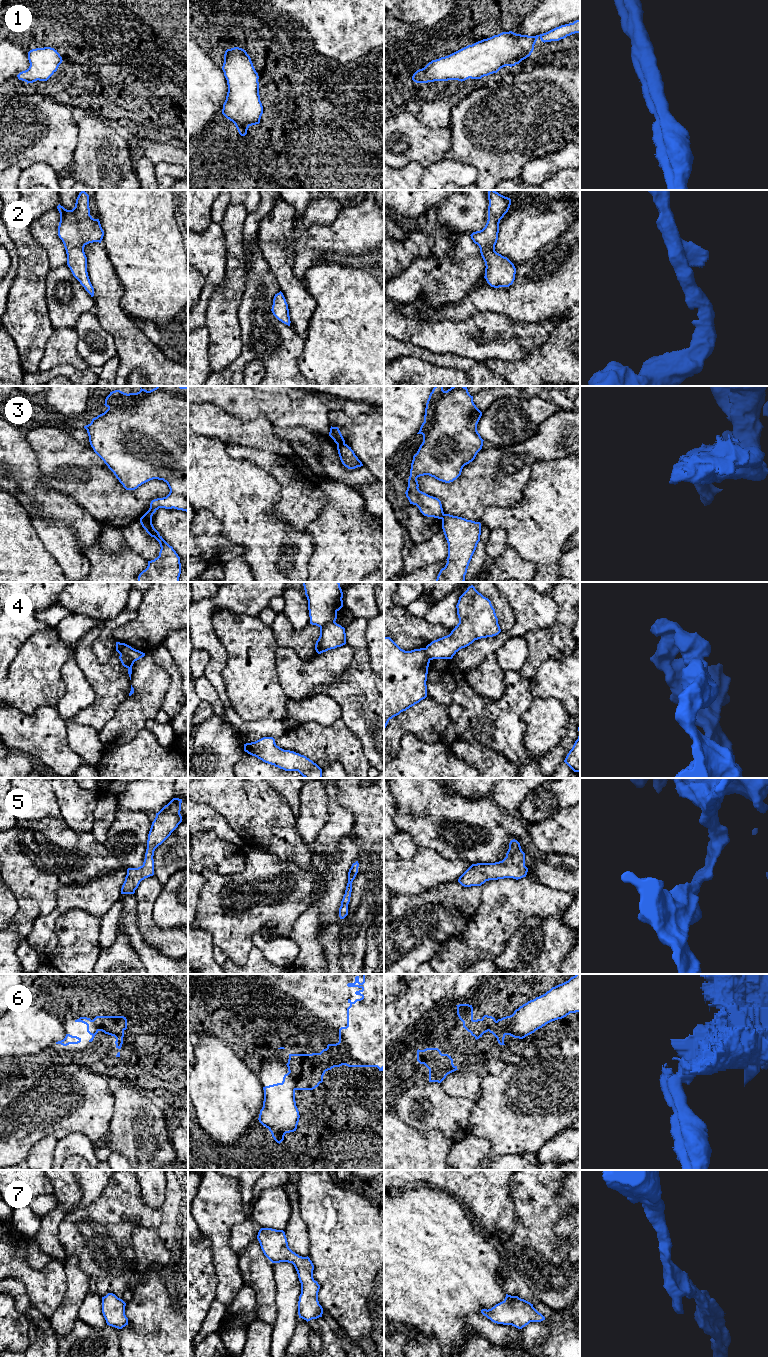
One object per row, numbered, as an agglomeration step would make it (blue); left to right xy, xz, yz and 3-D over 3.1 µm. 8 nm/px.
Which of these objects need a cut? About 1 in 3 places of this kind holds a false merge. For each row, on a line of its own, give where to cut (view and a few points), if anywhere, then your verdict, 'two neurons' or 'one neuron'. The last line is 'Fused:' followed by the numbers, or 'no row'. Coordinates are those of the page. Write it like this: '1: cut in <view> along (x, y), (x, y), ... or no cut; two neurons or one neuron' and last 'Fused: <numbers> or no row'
1: no cut; one neuron
2: no cut; one neuron
3: cut in xy along (152, 514), (143, 516); two neurons
4: cut in xy along (116, 647), (133, 662); two neurons
5: no cut; one neuron
6: cut in xz along (288, 1072), (293, 1080), (293, 1087), (295, 1089); two neurons
7: no cut; one neuron
Fused: 3, 4, 6

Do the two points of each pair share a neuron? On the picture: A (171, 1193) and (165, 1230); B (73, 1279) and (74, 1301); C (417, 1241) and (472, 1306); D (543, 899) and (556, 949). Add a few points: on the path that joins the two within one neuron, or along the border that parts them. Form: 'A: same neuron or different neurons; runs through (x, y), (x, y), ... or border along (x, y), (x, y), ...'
A: same neuron; runs through (171, 1202), (170, 1221)
B: same neuron; runs through (74, 1284), (74, 1296)
C: same neuron; runs through (423, 1257), (456, 1290)
D: different neurons; border along (564, 910), (549, 916), (528, 916), (525, 919)

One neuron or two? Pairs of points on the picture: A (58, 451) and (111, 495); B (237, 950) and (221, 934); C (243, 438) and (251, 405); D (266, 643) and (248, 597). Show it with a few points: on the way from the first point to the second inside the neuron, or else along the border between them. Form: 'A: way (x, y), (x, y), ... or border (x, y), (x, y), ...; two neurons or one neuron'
A: way (71, 464), (85, 478), (91, 478), (98, 485); one neuron
B: way (236, 945), (226, 935); one neuron
C: border (226, 411), (243, 420), (265, 417), (270, 422); two neurons
D: border (233, 611), (257, 617); two neurons

